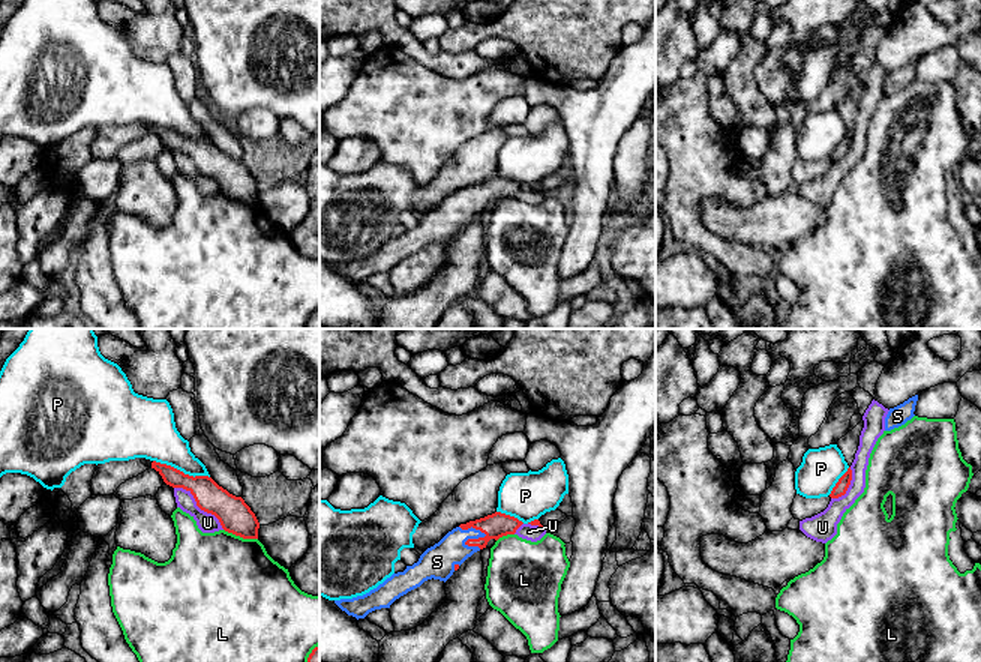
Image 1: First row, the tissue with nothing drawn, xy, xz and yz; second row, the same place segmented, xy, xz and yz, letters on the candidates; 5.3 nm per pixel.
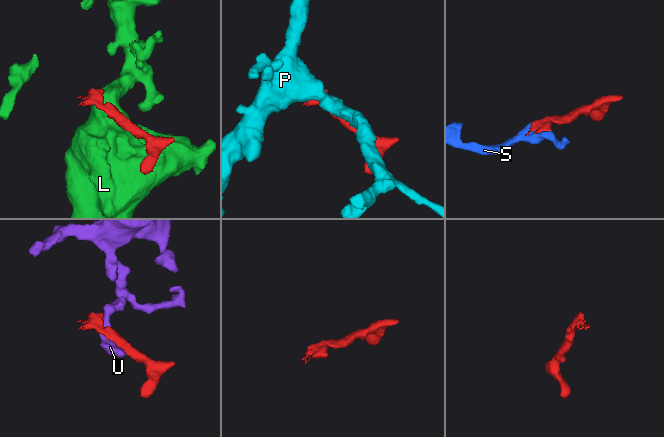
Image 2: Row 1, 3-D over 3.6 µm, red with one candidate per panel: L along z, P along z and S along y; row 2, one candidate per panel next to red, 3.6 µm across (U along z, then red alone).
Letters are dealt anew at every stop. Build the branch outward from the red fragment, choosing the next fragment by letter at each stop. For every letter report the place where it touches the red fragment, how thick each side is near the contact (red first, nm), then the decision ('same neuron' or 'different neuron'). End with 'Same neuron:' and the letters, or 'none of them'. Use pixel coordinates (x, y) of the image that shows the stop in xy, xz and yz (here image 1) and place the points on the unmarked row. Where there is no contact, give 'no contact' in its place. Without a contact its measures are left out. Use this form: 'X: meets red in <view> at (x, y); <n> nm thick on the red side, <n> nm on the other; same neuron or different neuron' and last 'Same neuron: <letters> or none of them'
L: meets red in xy at (240, 200); 180 nm thick on the red side, 500 nm on the other; different neuron
P: meets red in xy at (182, 135); 160 nm thick on the red side, 260 nm on the other; different neuron
S: meets red in xz at (480, 201); 140 nm thick on the red side, 170 nm on the other; same neuron
U: meets red in xy at (198, 170); 180 nm thick on the red side, 110 nm on the other; different neuron
Same neuron: S

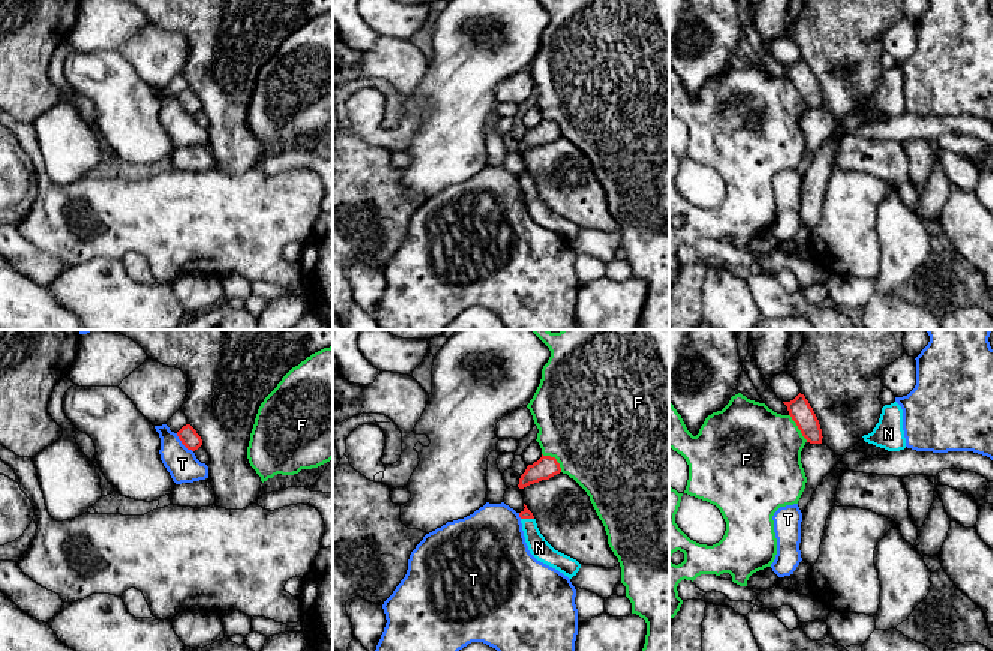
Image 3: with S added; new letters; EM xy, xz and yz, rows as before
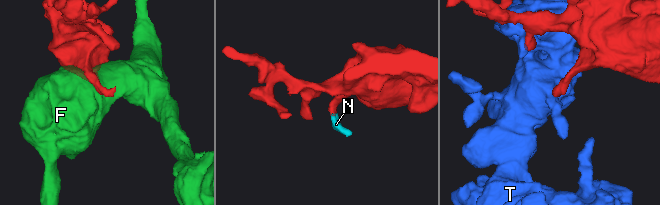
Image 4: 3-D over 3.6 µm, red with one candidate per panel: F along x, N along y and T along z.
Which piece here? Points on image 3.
F: meets red in xz at (555, 123); 120 nm thick on the red side, 500 nm on the other; different neuron
N: meets red in xz at (527, 182); 50 nm thick on the red side, 110 nm on the other; same neuron
T: meets red in xy at (183, 108); 100 nm thick on the red side, 170 nm on the other; different neuron
Same neuron: N

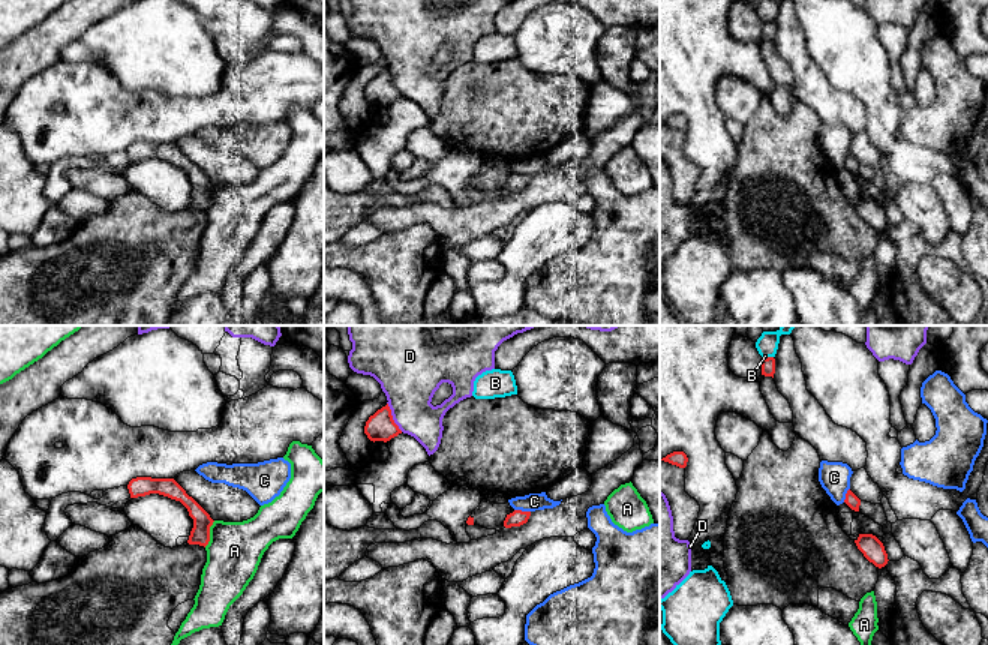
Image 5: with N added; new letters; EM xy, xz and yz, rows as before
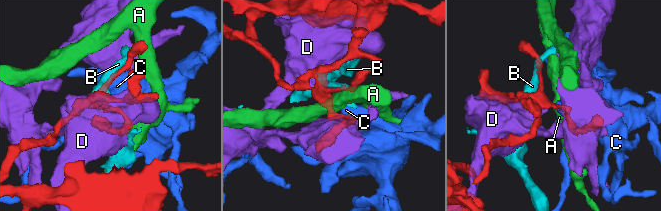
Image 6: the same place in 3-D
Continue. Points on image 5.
A: meets red in xy at (209, 198); 110 nm thick on the red side, 300 nm on the other; different neuron
B: meets red in yz at (768, 21); 80 nm thick on the red side, 110 nm on the other; different neuron
C: meets red in xz at (520, 174); 90 nm thick on the red side, 100 nm on the other; different neuron
D: meets red in xz at (392, 81); 150 nm thick on the red side, 320 nm on the other; different neuron
Same neuron: none of them

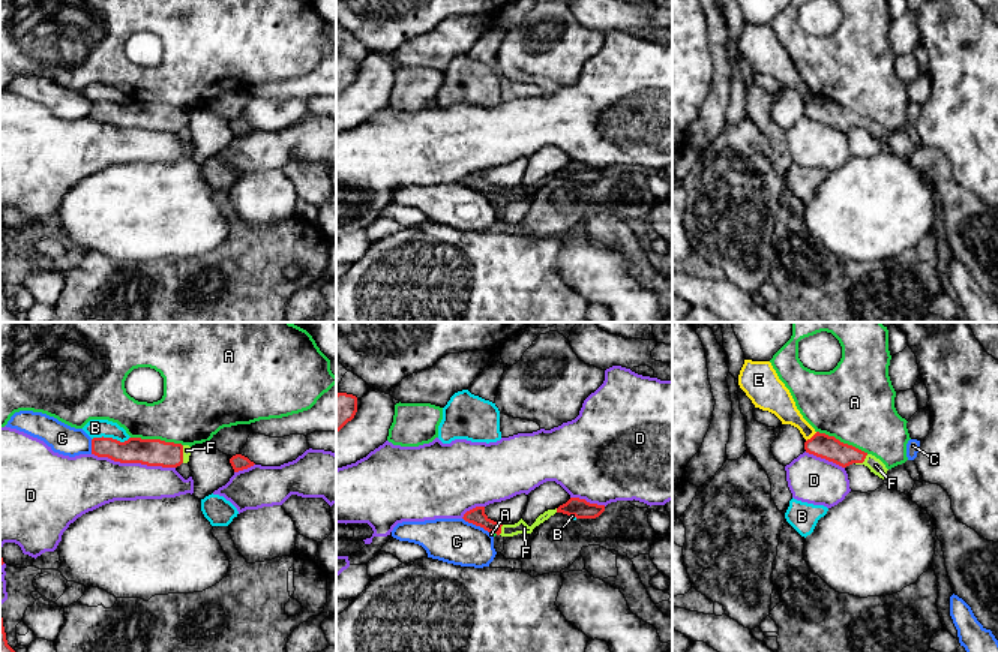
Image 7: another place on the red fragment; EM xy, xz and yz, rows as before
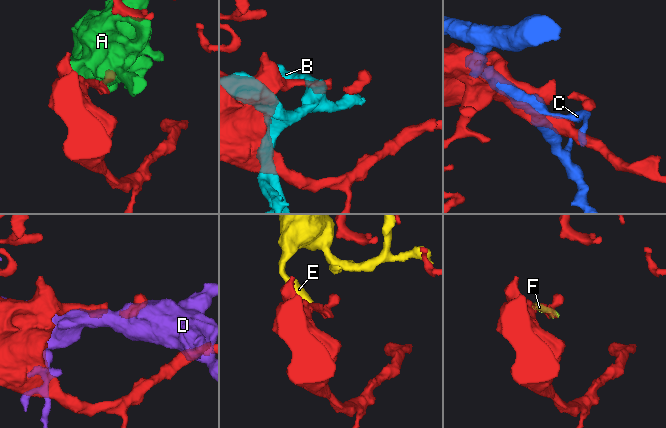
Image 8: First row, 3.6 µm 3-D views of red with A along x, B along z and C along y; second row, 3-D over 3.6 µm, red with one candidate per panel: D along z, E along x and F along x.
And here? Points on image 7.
A: meets red in xy at (156, 104); 140 nm thick on the red side, 360 nm on the other; different neuron
B: meets red in xy at (110, 102); 140 nm thick on the red side, 100 nm on the other; different neuron
C: meets red in xz at (477, 189); 90 nm thick on the red side, 240 nm on the other; different neuron
D: meets red in xy at (134, 126); 140 nm thick on the red side, 280 nm on the other; different neuron
E: meets red in yz at (812, 101); 130 nm thick on the red side, 140 nm on the other; different neuron
F: meets red in yz at (862, 126); 130 nm thick on the red side, 80 nm on the other; same neuron
Same neuron: F

